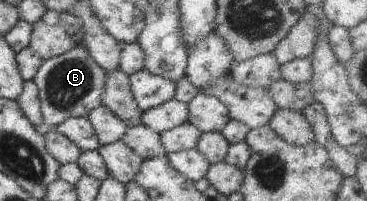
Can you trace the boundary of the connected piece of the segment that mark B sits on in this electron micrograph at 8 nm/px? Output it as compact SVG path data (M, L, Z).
M83 46L44 60L33 78L39 92L44 129L60 126L69 118L87 117L92 110L102 106L106 73Z

